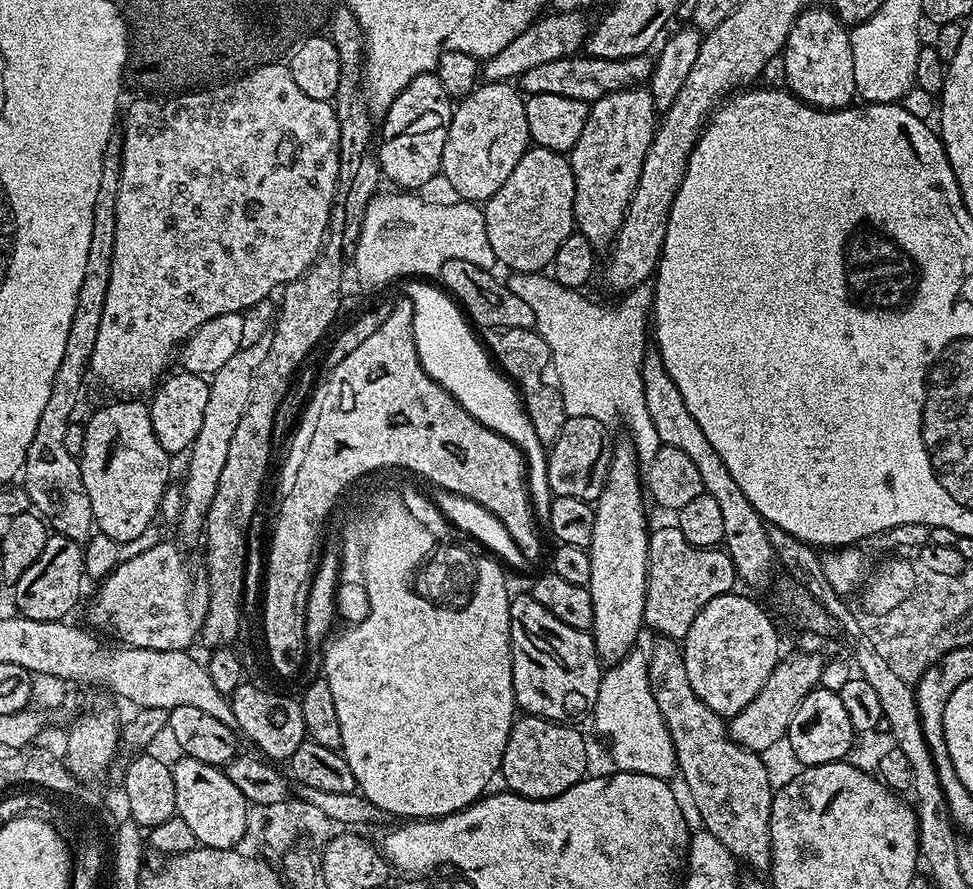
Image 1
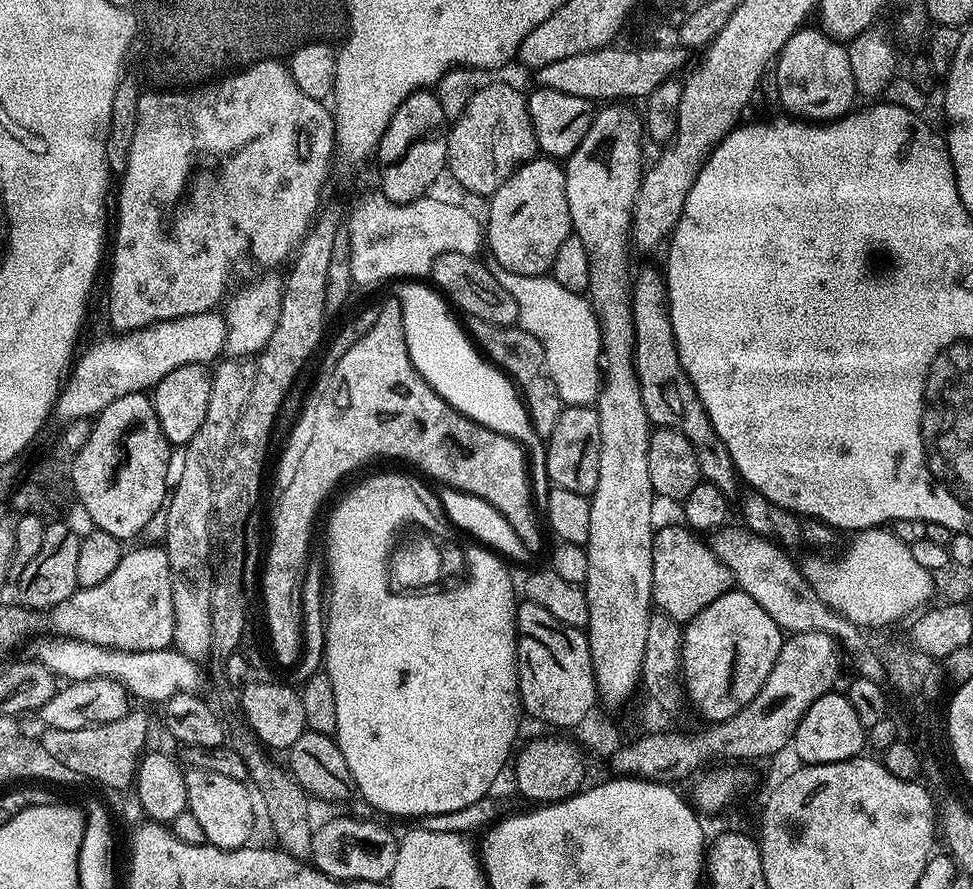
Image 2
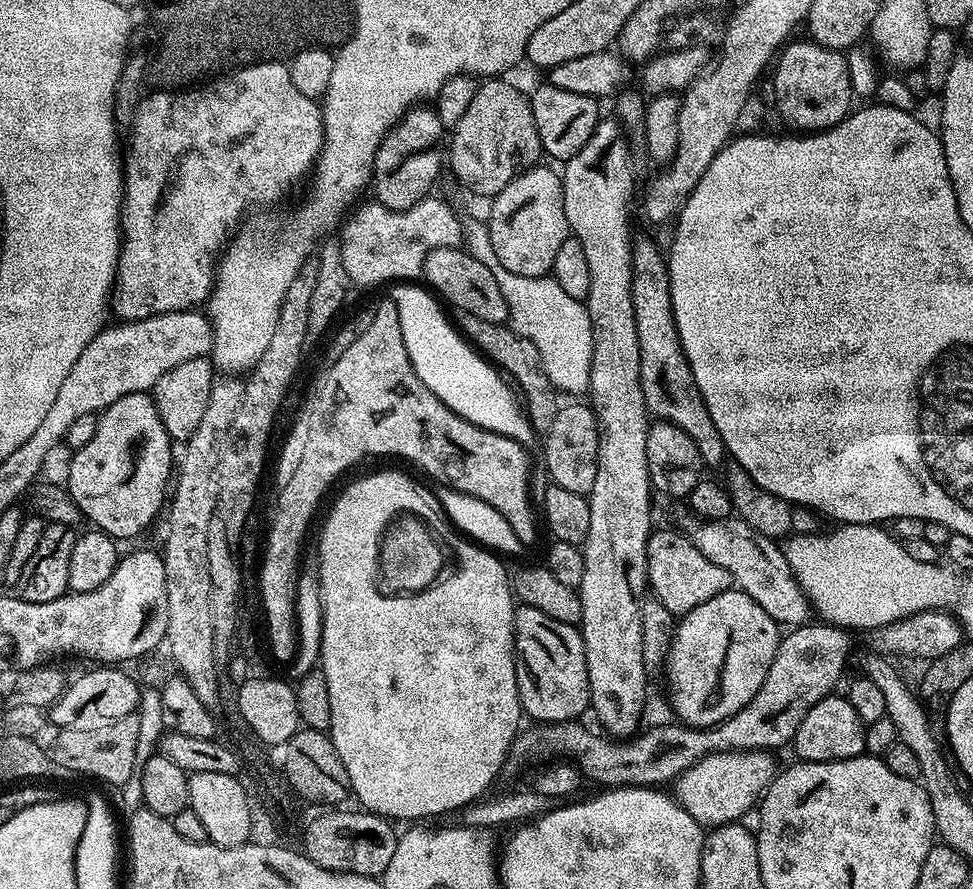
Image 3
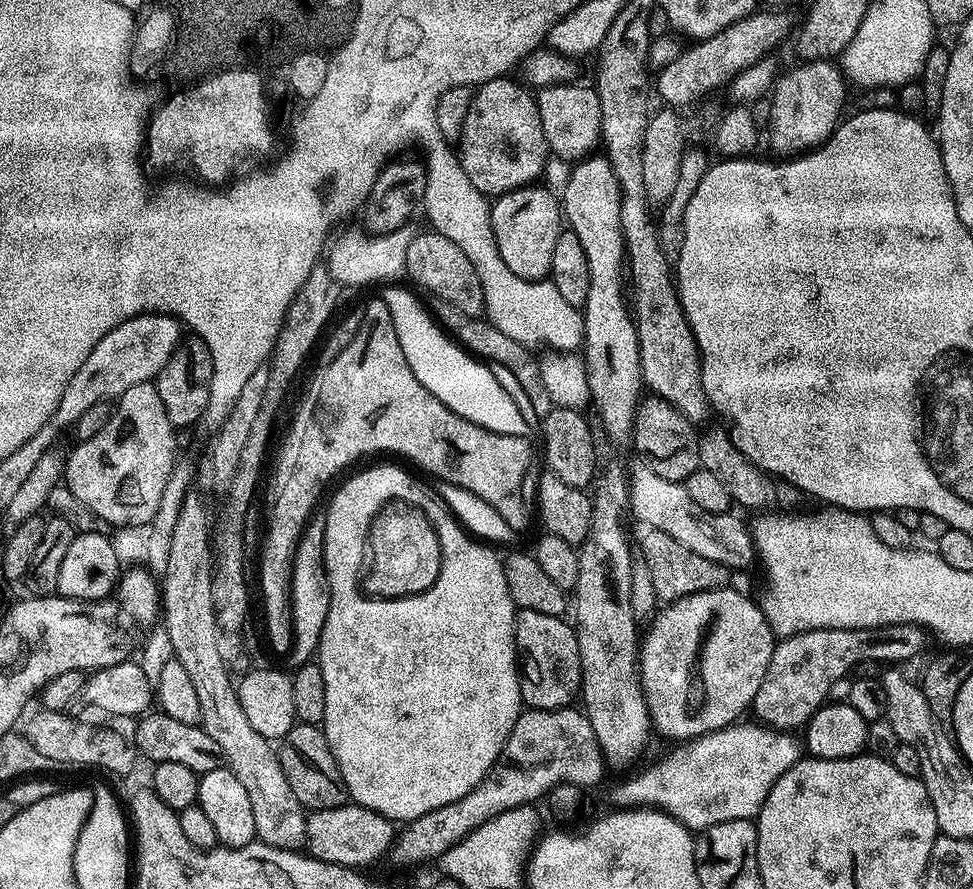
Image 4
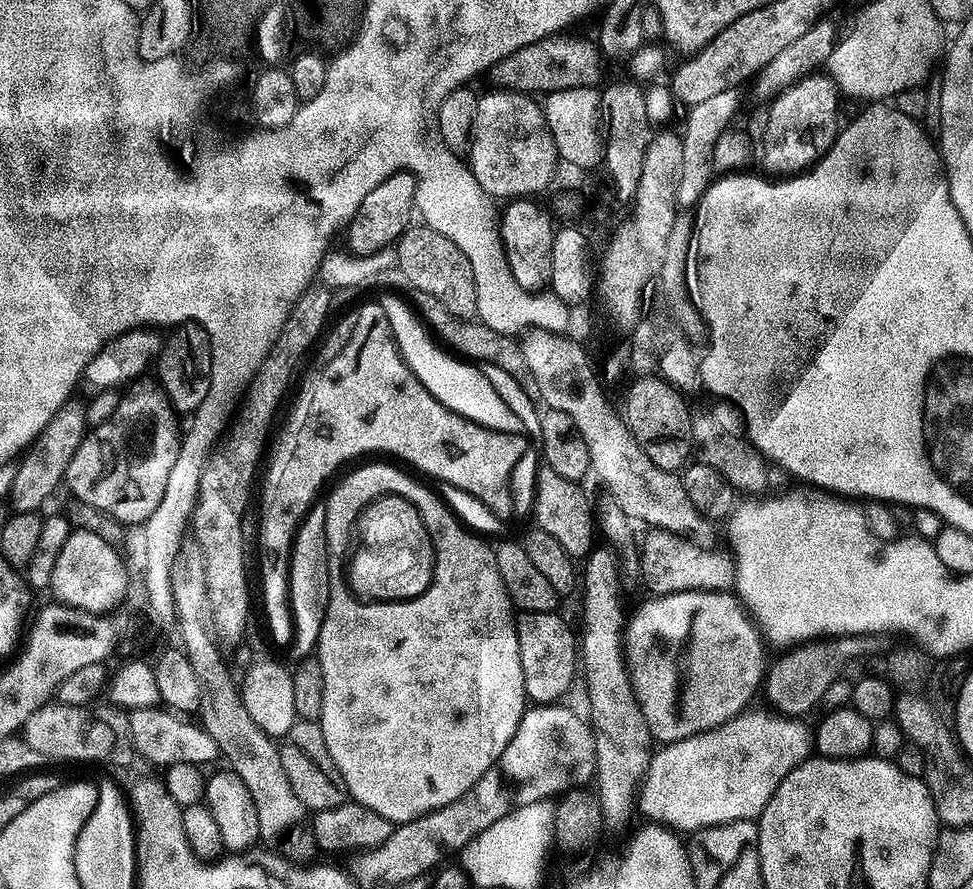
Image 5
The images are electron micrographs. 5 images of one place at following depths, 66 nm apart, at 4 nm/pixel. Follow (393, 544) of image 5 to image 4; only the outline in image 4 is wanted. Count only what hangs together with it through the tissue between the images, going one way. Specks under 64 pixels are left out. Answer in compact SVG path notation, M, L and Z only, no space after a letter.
M407 502L383 505L371 517L366 547L372 551L366 588L373 597L416 596L426 591L440 573L440 543L432 523L417 505Z

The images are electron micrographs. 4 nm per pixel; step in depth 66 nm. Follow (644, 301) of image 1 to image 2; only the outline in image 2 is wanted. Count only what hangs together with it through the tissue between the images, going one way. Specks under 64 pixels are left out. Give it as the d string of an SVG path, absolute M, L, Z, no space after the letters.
M493 263L491 265L494 278L506 290L510 290L510 298L518 302L520 311L519 327L525 328L544 347L544 366L552 385L558 390L560 400L566 406L574 404L587 404L589 406L597 403L602 389L602 347L600 341L600 322L597 320L591 303L581 293L566 290L566 286L558 286L558 282L551 275L523 276L506 270L502 265Z

